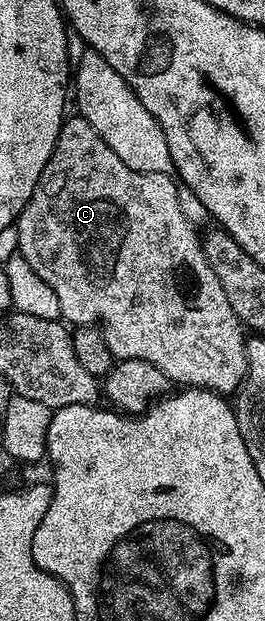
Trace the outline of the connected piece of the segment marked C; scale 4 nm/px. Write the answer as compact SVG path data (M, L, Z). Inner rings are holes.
M70 116L63 121L60 136L56 140L56 148L52 156L48 156L48 164L44 164L44 172L40 172L40 180L36 180L36 188L32 196L20 212L16 223L17 230L17 253L32 266L32 271L36 272L36 276L40 276L40 280L55 292L60 304L61 317L74 328L97 326L104 336L104 344L108 344L115 359L148 360L148 364L156 364L156 368L160 368L170 378L171 383L179 387L213 390L215 394L223 396L233 395L246 381L247 331L238 321L236 312L232 312L232 304L228 304L228 296L224 296L224 288L220 280L216 278L216 272L212 272L212 264L208 264L204 256L202 238L194 231L197 230L195 223L186 221L184 208L180 208L178 199L178 182L164 172L140 172L128 168L128 164L124 164L124 160L120 160L120 156L116 156L116 152L112 152L108 144L104 144L96 128L92 128L92 124L88 124L86 118ZM182 262L186 265L187 272L194 277L195 290L191 298L186 298L185 292L178 287L178 269L181 268Z

